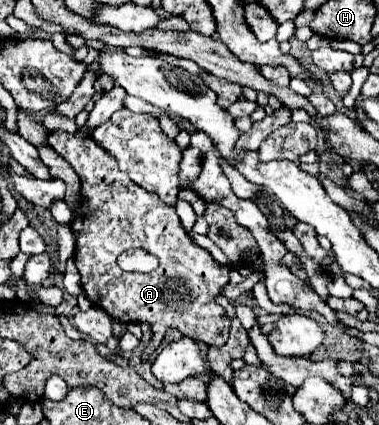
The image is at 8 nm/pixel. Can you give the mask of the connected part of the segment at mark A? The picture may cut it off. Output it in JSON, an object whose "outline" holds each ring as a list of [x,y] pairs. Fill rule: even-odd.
{"outline":[[[64,131],[50,133],[47,143],[60,155],[64,157],[72,169],[80,177],[80,207],[74,211],[74,219],[70,223],[70,229],[76,237],[76,251],[74,251],[74,263],[80,273],[80,283],[94,307],[100,307],[106,311],[112,319],[120,319],[124,323],[148,323],[152,329],[152,339],[142,351],[142,361],[148,361],[150,355],[158,349],[168,329],[178,329],[184,337],[190,337],[194,341],[200,341],[204,345],[222,347],[228,341],[230,321],[224,319],[224,309],[216,303],[216,297],[220,295],[222,287],[230,281],[230,269],[216,263],[212,255],[198,247],[190,235],[184,231],[176,209],[168,207],[164,201],[160,201],[158,195],[148,193],[146,189],[132,183],[120,169],[112,155],[108,155],[106,149],[102,149],[94,139],[80,131],[80,135],[70,135]],[[126,249],[144,249],[150,255],[158,257],[160,265],[158,269],[150,273],[124,273],[116,259]]]}

